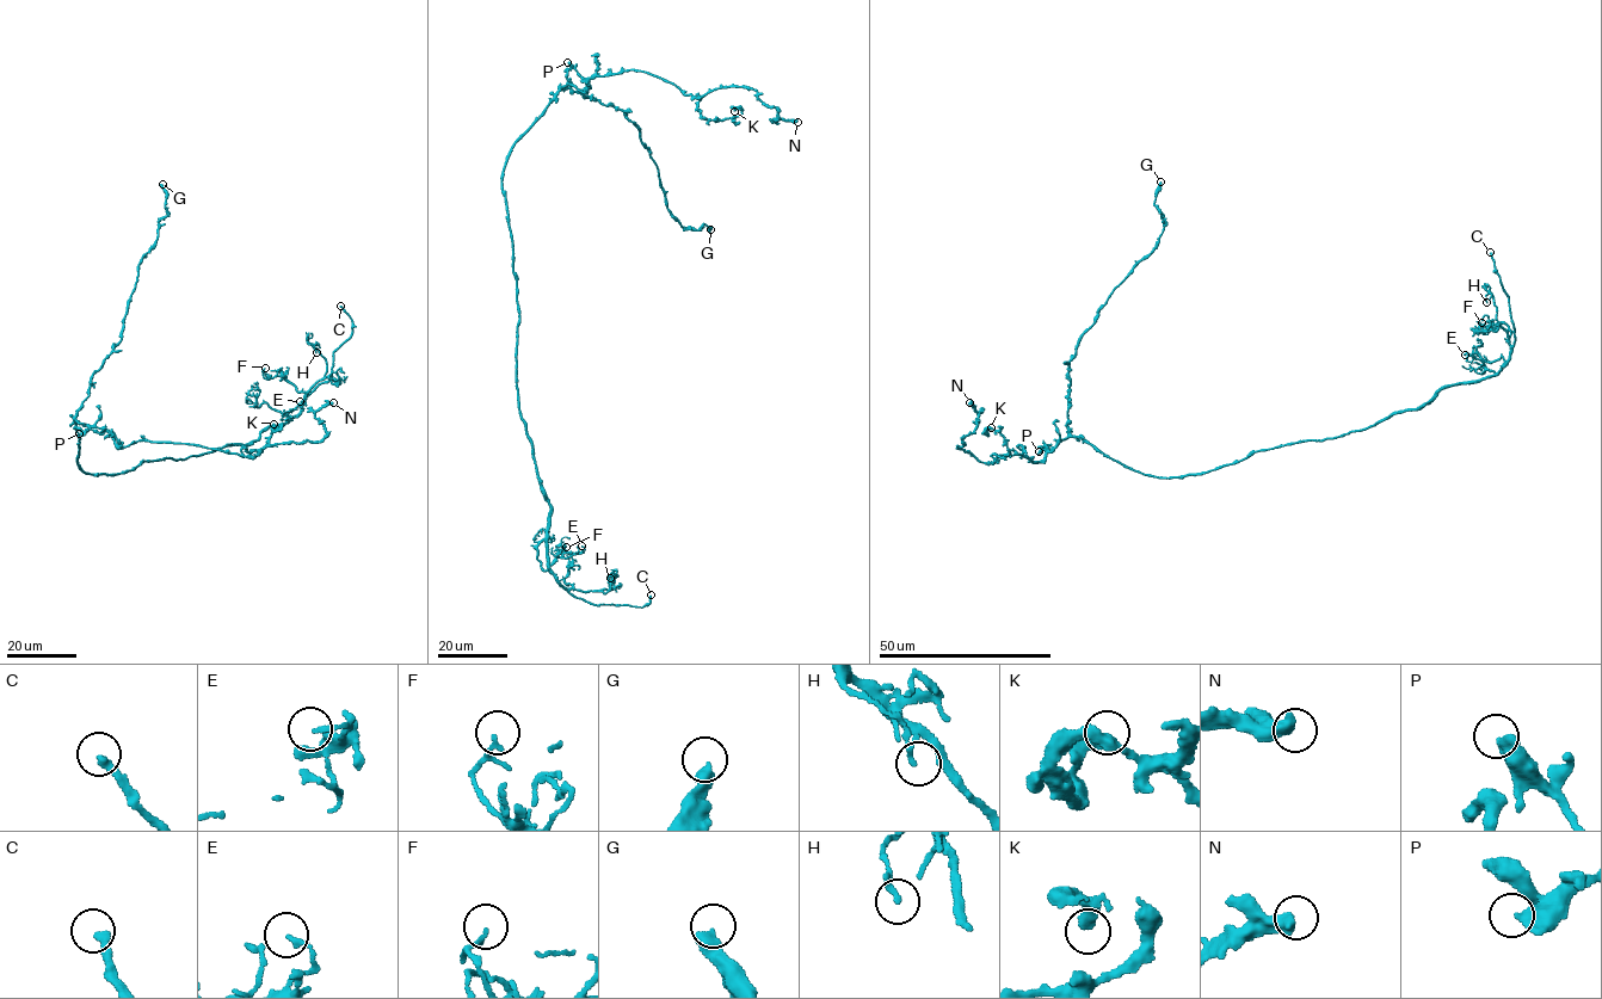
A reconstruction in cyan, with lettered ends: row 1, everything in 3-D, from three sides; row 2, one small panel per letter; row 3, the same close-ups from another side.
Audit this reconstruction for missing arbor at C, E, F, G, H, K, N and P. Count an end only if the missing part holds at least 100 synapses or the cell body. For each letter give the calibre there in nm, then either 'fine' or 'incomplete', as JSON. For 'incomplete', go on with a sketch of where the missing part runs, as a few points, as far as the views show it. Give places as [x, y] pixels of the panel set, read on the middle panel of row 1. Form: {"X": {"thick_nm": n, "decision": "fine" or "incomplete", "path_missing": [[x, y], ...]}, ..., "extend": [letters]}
{"C": {"thick_nm": 280, "decision": "incomplete", "path_missing": [[651, 594], [624, 592], [626, 589]]}, "E": {"thick_nm": 160, "decision": "fine"}, "F": {"thick_nm": 100, "decision": "fine"}, "G": {"thick_nm": 480, "decision": "fine"}, "H": {"thick_nm": 170, "decision": "fine"}, "K": {"thick_nm": 440, "decision": "fine"}, "N": {"thick_nm": 550, "decision": "fine"}, "P": {"thick_nm": 460, "decision": "fine"}, "extend": ["C"]}

